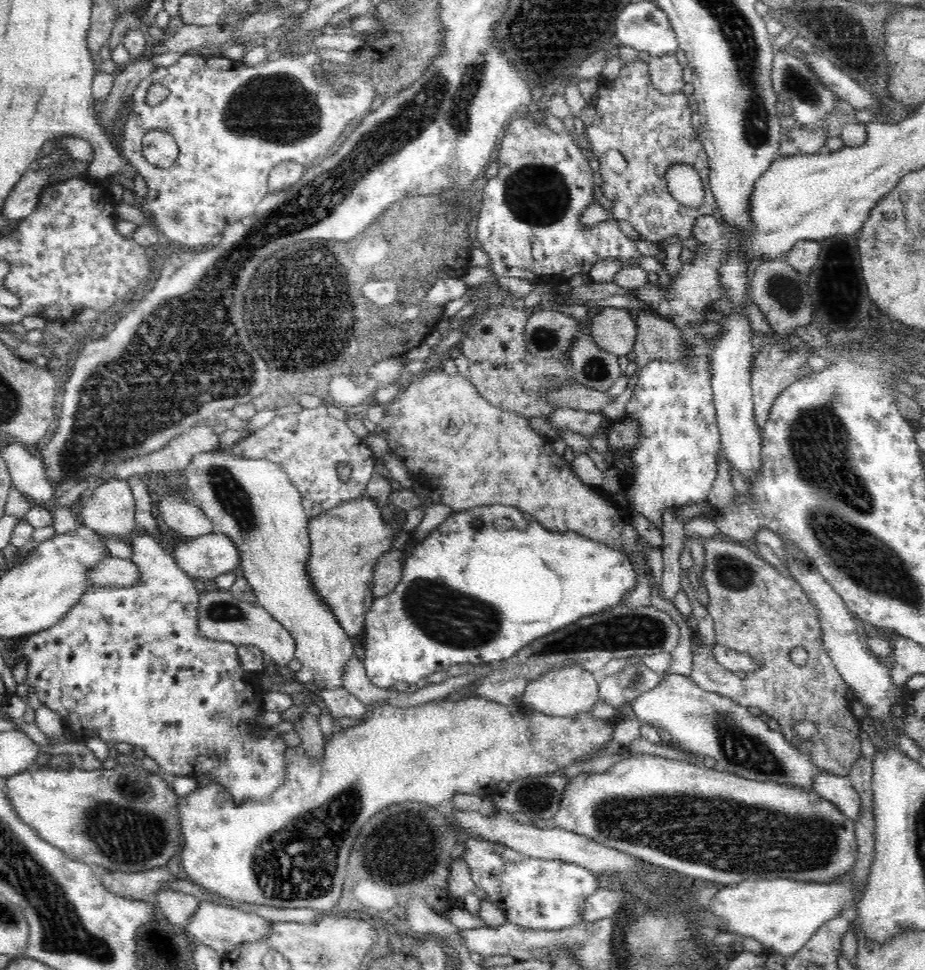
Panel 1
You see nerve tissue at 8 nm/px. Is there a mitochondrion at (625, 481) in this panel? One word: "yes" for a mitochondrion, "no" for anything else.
no

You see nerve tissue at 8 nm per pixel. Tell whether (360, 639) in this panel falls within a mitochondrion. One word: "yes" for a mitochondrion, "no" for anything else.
no

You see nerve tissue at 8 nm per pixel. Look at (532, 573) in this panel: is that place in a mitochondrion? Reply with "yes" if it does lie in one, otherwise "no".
no

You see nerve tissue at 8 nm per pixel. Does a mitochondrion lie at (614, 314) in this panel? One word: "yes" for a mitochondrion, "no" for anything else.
no

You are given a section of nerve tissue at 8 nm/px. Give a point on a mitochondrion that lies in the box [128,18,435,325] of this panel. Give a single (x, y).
(274, 107)

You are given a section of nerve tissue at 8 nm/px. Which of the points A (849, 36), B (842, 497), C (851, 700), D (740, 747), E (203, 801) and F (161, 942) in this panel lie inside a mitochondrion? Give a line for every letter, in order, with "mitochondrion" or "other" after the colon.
A: mitochondrion
B: mitochondrion
C: other
D: mitochondrion
E: other
F: other

